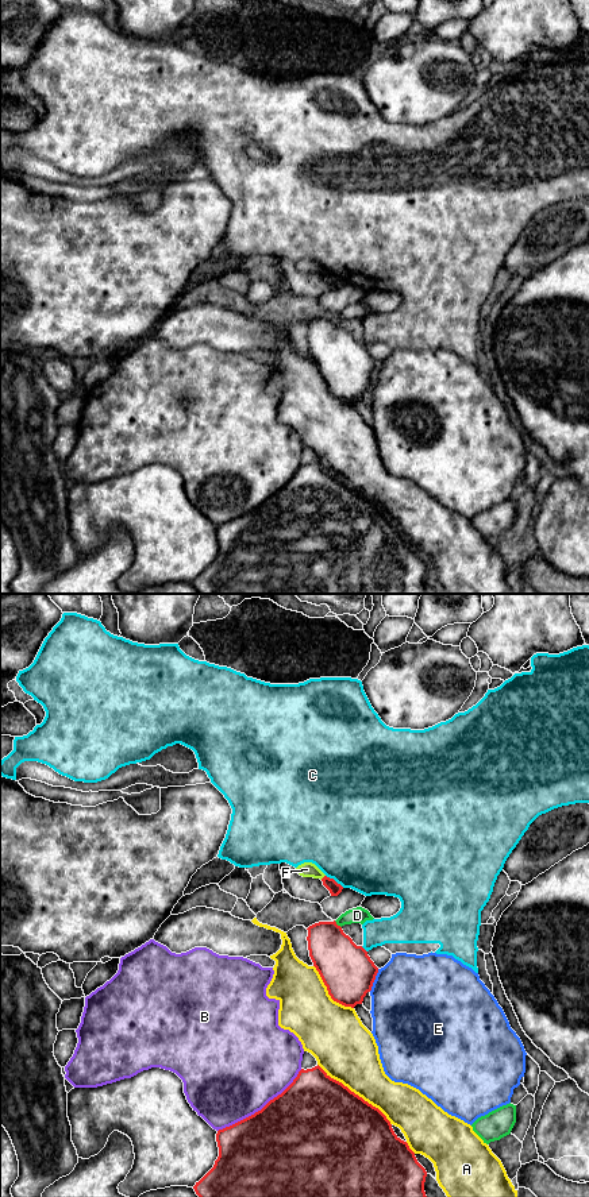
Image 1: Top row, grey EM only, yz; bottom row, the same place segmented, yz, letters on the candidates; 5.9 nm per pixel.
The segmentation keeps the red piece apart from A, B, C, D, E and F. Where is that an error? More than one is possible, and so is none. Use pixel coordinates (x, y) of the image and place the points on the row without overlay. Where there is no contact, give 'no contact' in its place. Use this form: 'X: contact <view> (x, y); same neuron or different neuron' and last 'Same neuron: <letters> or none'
A: contact yz (354, 489); different neuron
B: contact yz (262, 504); different neuron
C: contact yz (334, 275); different neuron
D: contact yz (337, 320); different neuron
E: contact yz (374, 374); different neuron
F: contact yz (323, 273); different neuron
Same neuron: none

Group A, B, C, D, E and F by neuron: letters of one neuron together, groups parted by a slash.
A / B / C / D / E / F

